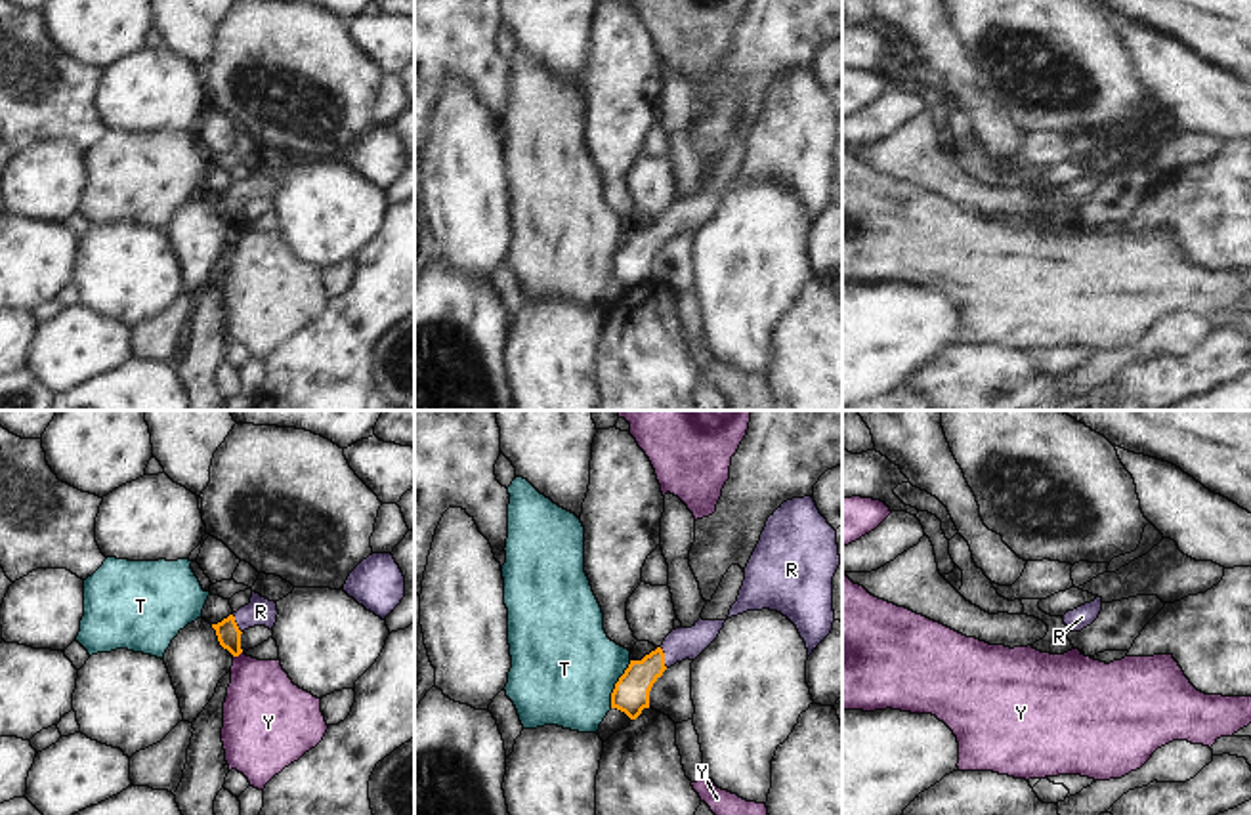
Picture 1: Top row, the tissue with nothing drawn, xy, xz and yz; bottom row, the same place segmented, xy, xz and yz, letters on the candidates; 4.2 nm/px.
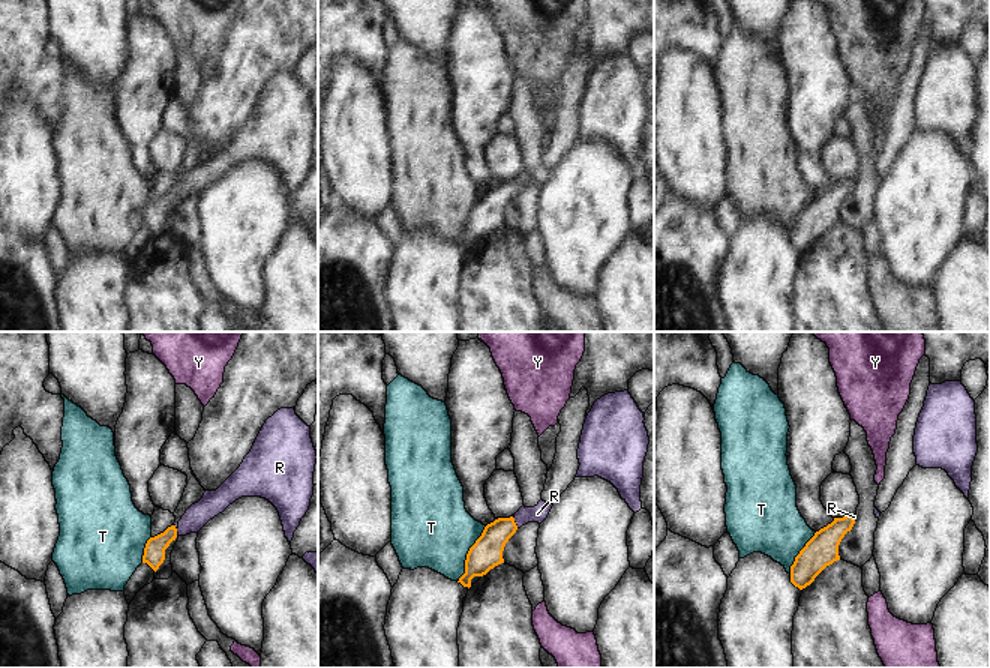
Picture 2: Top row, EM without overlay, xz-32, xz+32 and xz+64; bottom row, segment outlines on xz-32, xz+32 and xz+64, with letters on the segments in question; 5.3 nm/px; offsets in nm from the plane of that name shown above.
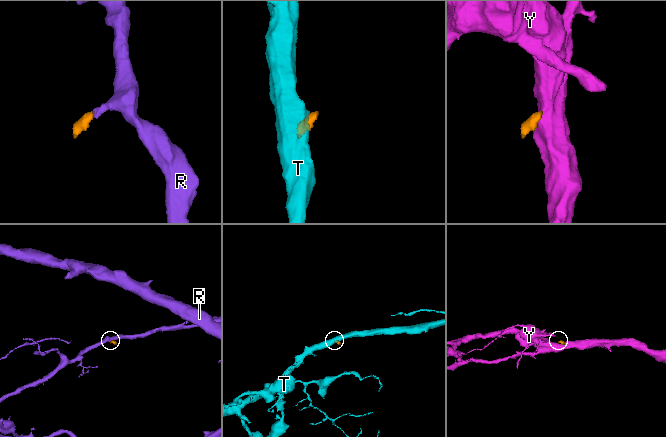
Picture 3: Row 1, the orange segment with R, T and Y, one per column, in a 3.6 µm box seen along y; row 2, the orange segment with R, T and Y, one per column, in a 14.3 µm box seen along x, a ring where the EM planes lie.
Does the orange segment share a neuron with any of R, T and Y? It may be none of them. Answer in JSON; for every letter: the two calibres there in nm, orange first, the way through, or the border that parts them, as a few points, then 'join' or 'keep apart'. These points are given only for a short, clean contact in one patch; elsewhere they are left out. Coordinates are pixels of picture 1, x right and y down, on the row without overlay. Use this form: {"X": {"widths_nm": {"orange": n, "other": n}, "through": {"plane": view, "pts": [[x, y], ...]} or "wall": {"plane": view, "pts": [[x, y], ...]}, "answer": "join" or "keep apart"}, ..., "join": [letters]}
{"R": {"widths_nm": {"orange": 160, "other": 140}, "through": {"plane": "xz", "pts": [[631, 268], [633, 260], [663, 229], [680, 216]]}, "answer": "join"}, "T": {"widths_nm": {"orange": 160, "other": 440}, "wall": {"plane": "xz", "pts": [[631, 233], [615, 256], [610, 279]]}, "answer": "keep apart"}, "Y": {"widths_nm": {"orange": 100, "other": 320}, "wall": {"plane": "xy", "pts": [[241, 224], [233, 229]]}, "answer": "keep apart"}, "join": ["R"]}

